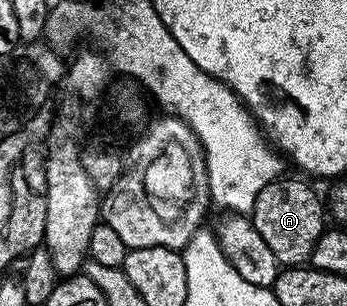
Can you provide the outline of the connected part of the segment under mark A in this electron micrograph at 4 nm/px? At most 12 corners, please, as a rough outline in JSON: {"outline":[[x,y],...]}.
{"outline":[[301,179],[263,185],[251,218],[282,268],[308,264],[327,211]]}

